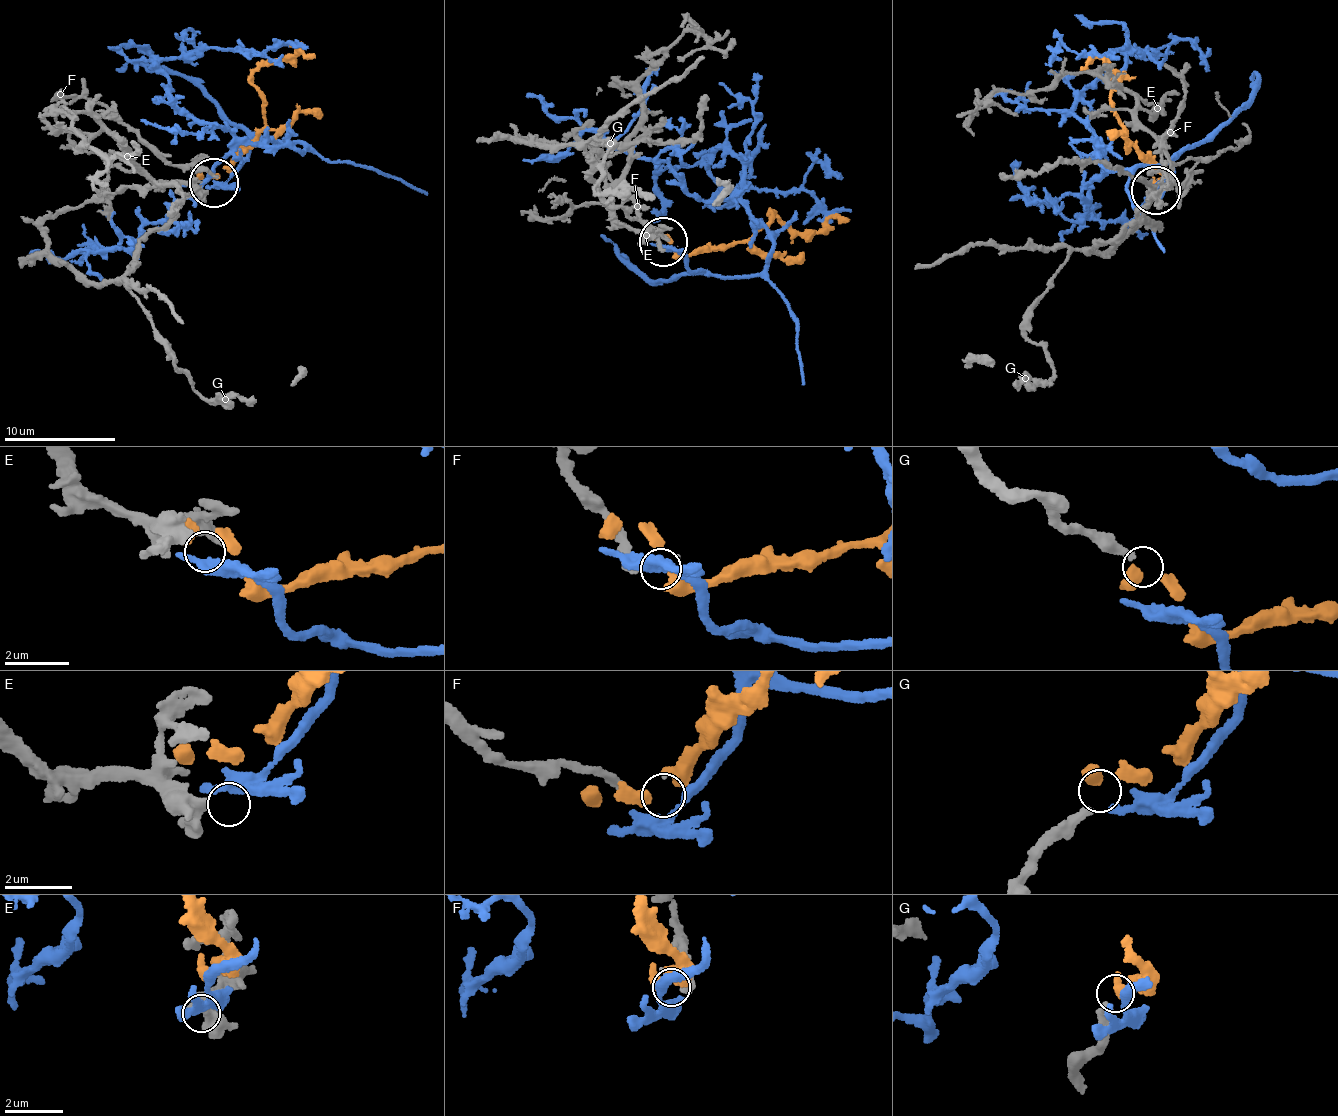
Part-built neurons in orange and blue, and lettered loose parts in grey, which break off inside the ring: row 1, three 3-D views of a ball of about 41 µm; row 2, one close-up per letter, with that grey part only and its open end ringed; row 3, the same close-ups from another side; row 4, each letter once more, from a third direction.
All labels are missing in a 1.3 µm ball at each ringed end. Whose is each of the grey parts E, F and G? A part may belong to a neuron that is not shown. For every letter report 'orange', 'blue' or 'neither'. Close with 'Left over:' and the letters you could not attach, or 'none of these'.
E: blue
F: neither
G: orange
Left over: F

